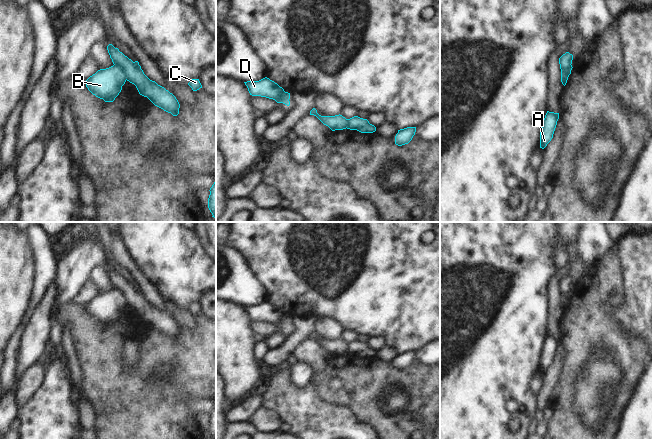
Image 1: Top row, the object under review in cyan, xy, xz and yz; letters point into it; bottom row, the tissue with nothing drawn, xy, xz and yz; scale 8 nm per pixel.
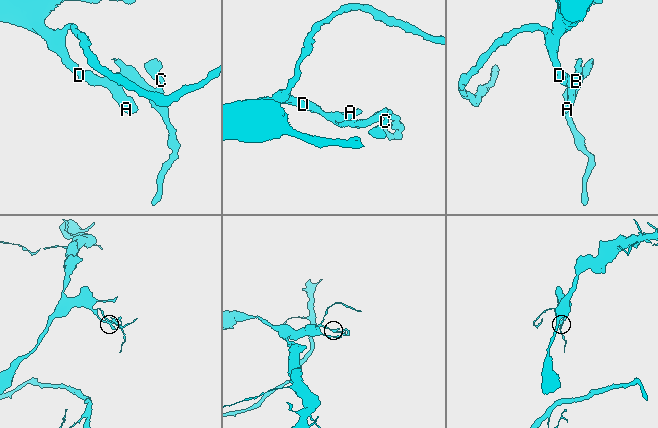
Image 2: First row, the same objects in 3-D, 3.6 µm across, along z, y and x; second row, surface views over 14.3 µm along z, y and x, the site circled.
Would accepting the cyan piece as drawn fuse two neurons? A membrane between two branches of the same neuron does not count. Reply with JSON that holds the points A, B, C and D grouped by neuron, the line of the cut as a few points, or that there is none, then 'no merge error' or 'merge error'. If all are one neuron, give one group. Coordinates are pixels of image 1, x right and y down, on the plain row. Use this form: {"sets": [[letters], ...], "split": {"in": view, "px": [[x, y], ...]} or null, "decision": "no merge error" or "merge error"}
{"sets": [["A", "B", "D"], ["C"]], "split": {"in": "xy", "px": [[114, 288], [121, 292], [126, 303]]}, "decision": "merge error"}

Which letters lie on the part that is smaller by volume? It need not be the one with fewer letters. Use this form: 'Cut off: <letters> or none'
Cut off: C

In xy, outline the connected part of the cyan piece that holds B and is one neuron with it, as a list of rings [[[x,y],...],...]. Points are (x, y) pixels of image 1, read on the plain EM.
[[[113,289],[100,293],[84,305],[88,314],[105,326],[113,326],[122,314],[126,302],[122,292]]]

